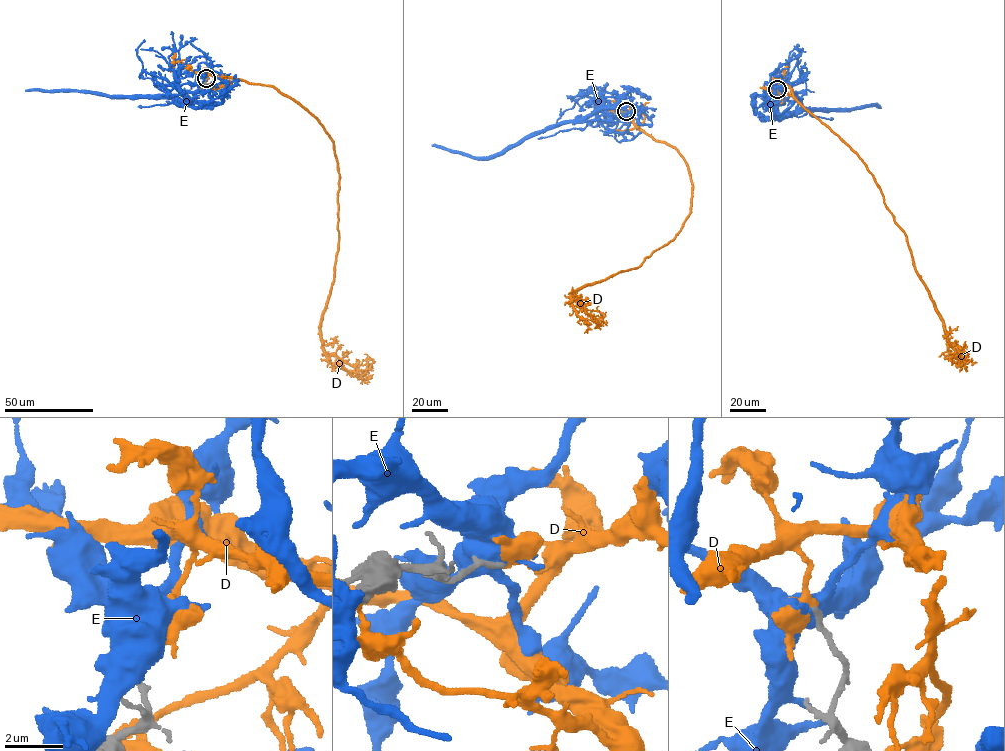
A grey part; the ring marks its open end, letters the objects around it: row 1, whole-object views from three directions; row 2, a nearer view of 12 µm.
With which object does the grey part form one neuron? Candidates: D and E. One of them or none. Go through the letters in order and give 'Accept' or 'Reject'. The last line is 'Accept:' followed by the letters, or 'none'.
D: Reject
E: Reject
Accept: none

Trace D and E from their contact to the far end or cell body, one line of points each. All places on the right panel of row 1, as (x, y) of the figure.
D: (777, 89), (788, 85), (800, 104), (865, 164), (904, 233), (915, 271), (960, 358), (966, 341)
E: (777, 90), (774, 99), (782, 114), (802, 109), (880, 107)

